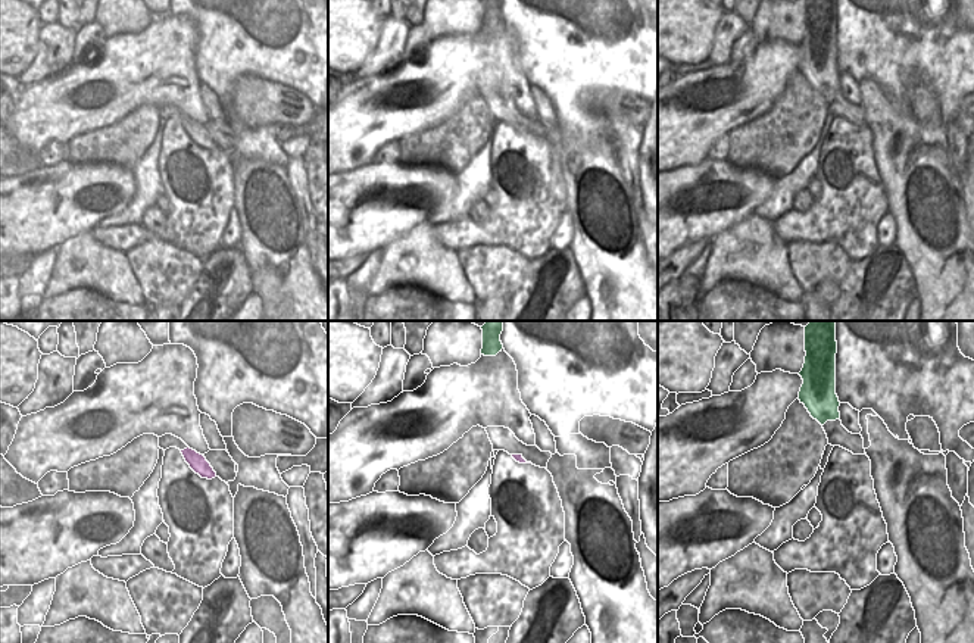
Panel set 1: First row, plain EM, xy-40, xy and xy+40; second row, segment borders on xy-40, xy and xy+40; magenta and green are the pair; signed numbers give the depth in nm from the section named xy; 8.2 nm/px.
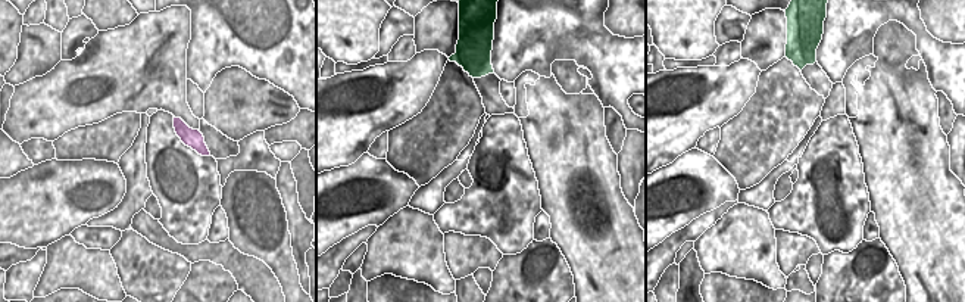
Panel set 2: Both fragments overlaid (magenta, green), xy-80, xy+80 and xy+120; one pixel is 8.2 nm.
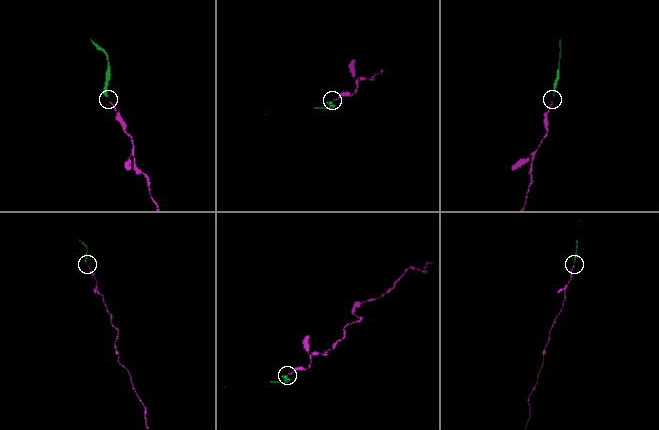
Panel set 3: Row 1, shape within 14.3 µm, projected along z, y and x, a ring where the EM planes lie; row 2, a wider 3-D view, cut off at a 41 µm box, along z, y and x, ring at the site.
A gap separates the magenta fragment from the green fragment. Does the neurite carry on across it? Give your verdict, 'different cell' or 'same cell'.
same cell

